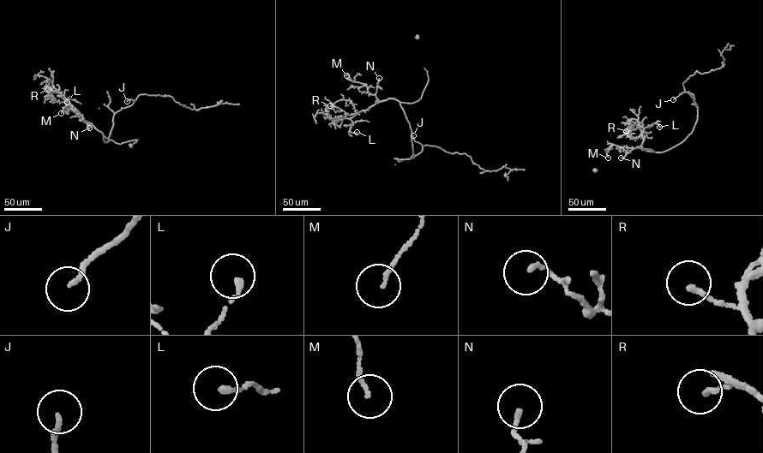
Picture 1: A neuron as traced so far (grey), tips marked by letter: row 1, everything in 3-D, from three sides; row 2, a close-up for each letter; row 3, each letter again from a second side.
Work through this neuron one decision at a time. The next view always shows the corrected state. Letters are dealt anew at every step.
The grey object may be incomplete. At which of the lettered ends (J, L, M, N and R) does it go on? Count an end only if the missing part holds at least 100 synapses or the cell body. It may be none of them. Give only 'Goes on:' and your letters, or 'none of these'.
Goes on: none of these

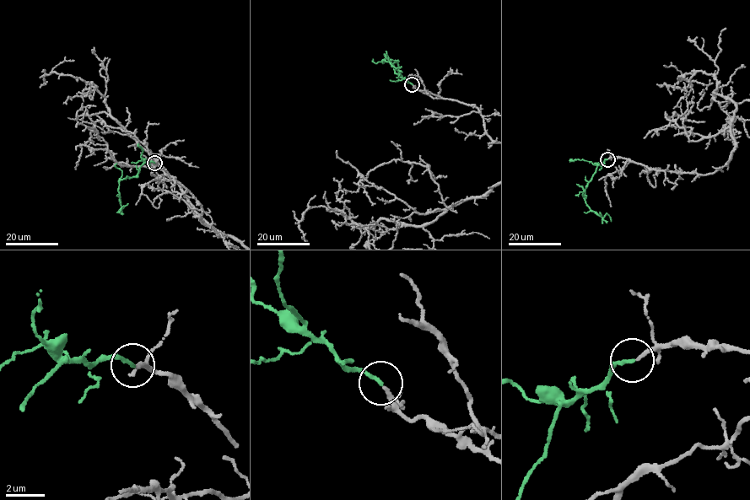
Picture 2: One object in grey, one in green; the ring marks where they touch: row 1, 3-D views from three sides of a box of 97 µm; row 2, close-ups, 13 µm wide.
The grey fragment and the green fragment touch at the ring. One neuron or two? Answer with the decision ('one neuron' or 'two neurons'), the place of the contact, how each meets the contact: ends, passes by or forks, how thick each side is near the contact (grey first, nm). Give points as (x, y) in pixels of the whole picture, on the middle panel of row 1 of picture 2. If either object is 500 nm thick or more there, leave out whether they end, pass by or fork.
one neuron; place (412, 84); grey ends; green ends; calibres 200 and 200 nm

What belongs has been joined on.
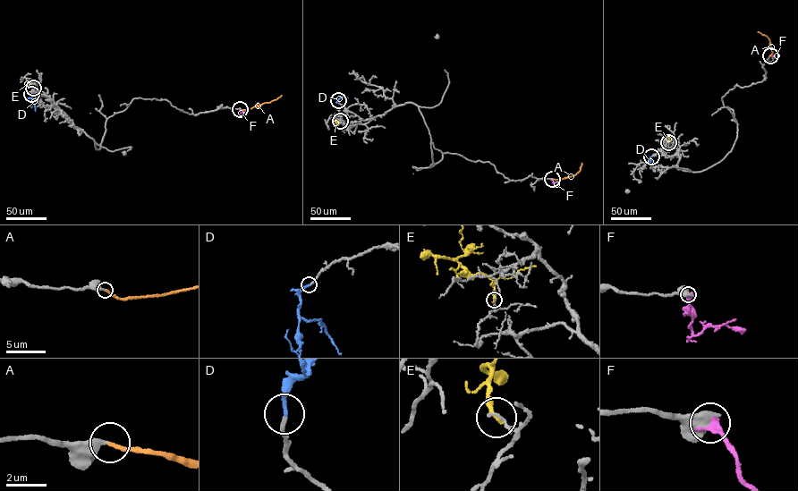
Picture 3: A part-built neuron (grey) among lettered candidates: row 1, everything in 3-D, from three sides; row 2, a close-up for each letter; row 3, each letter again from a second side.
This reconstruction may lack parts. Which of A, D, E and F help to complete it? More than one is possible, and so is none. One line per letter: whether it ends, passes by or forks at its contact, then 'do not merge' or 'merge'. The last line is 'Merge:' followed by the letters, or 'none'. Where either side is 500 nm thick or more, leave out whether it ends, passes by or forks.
A: it ends there; merge
D: it ends there; merge
E: it ends there; do not merge
F: do not merge
Merge: A, D

